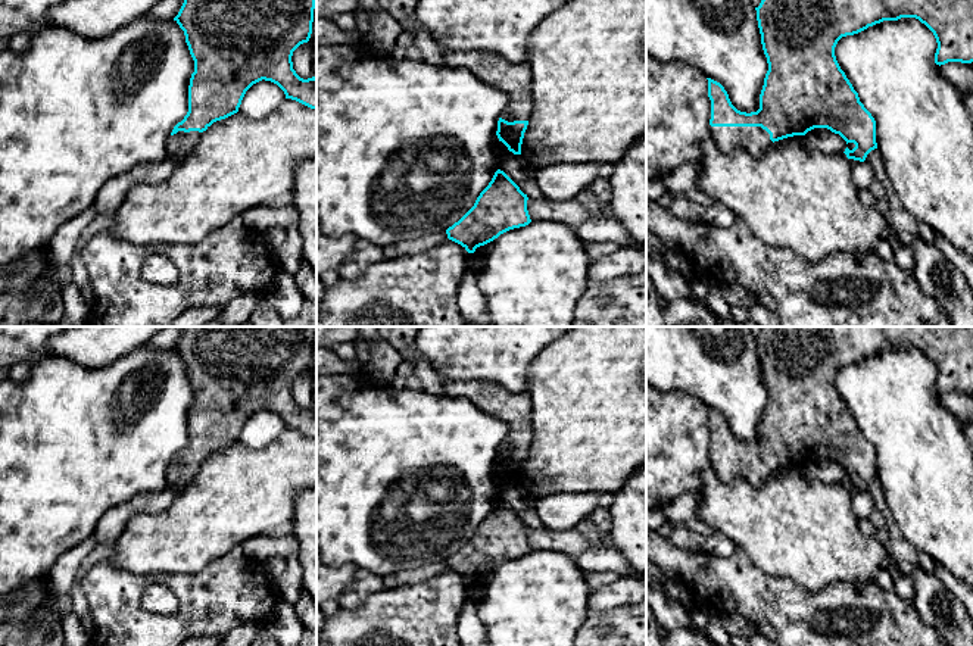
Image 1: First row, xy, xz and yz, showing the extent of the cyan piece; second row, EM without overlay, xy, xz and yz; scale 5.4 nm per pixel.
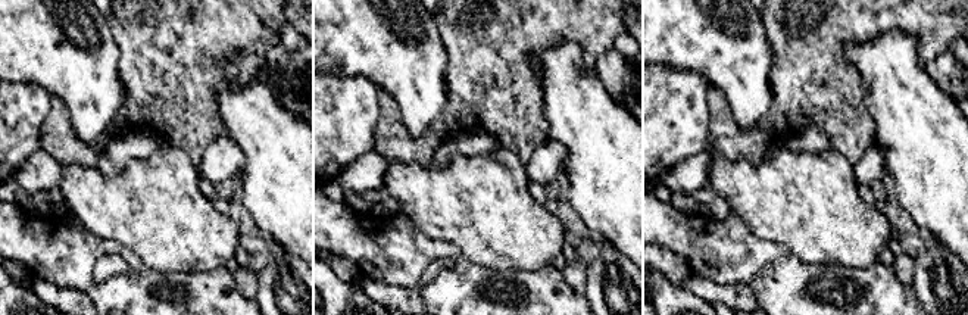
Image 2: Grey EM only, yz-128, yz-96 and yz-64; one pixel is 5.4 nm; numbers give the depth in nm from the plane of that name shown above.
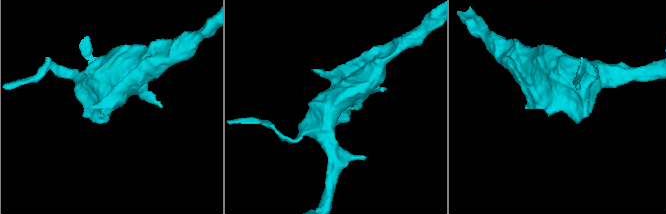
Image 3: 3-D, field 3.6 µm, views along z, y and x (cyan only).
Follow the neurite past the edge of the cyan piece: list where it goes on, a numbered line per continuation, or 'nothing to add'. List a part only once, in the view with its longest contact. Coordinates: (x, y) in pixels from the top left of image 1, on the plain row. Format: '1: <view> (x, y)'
1: yz (755, 470)

